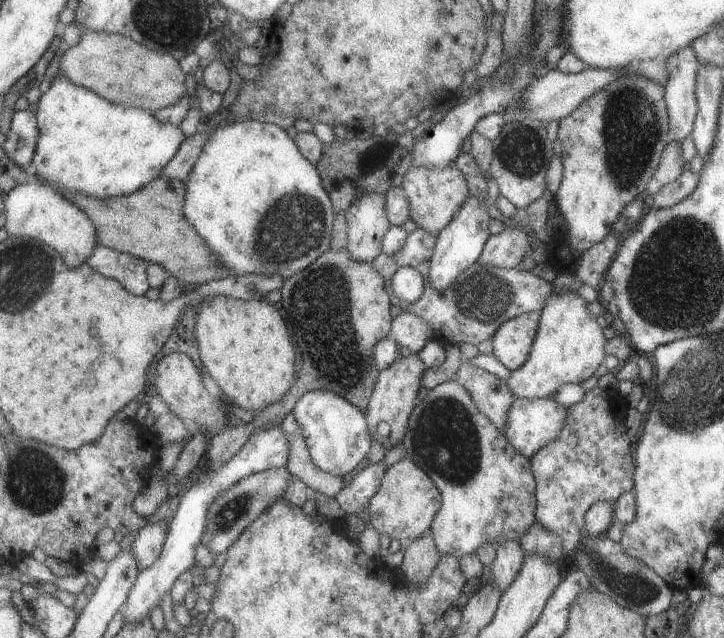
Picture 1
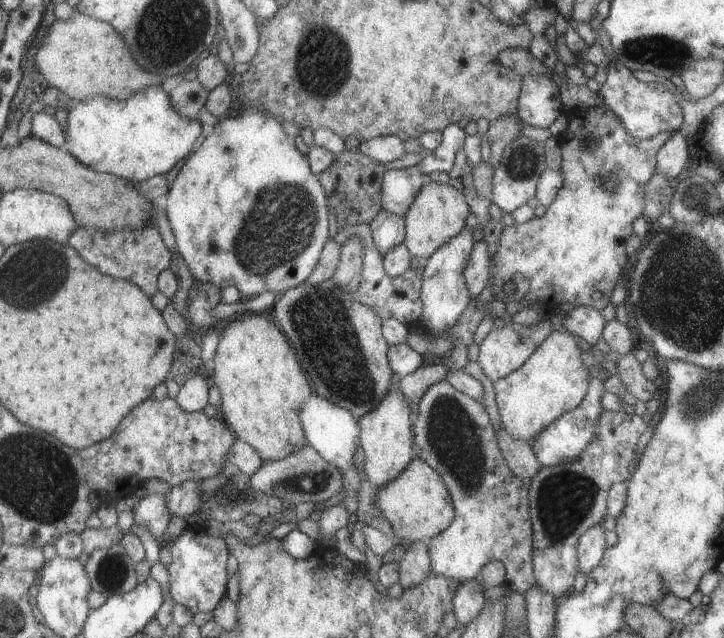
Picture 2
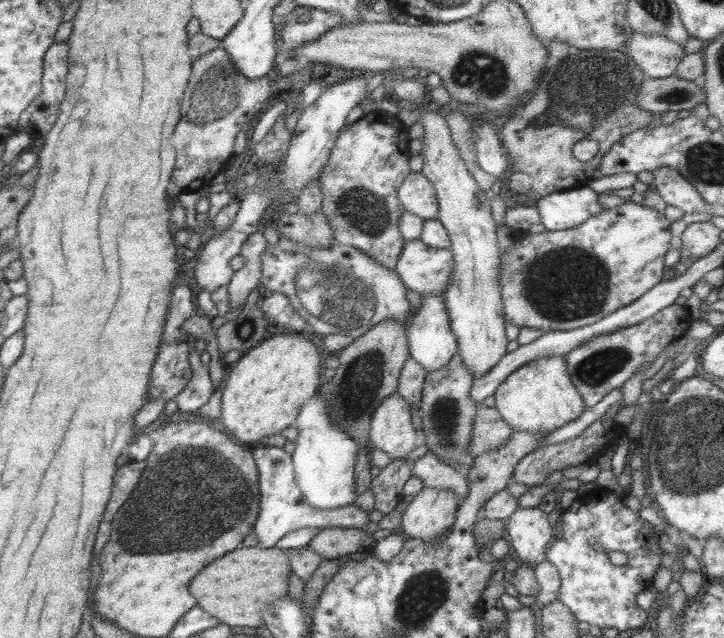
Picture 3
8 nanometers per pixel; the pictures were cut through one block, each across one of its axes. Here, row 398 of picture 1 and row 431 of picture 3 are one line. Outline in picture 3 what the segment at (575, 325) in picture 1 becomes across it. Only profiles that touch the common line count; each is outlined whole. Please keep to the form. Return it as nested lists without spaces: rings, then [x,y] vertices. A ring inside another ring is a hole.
[[[543,356],[517,368],[496,389],[496,408],[500,416],[516,431],[548,431],[576,420],[586,410],[584,399],[571,381],[563,356]]]

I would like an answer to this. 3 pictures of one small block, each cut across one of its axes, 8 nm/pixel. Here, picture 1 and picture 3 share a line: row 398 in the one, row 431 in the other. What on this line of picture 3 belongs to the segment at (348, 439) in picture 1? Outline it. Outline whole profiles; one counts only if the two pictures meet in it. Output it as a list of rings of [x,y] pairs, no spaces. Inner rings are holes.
[[[318,391],[300,409],[294,422],[299,430],[295,450],[291,454],[296,482],[309,504],[319,509],[352,505],[357,498],[355,464],[359,455],[359,444],[342,427],[333,423],[330,413],[329,406]]]

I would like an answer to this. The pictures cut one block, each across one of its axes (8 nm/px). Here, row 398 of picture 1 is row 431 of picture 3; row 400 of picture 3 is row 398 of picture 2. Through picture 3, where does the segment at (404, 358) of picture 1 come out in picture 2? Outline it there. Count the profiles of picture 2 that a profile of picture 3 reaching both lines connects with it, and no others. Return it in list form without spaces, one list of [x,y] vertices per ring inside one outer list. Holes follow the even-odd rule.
[[[394,373],[388,396],[384,396],[384,400],[372,412],[368,412],[359,420],[360,444],[366,453],[364,471],[374,489],[382,488],[396,476],[400,476],[415,457],[413,425],[410,420],[411,408],[404,394],[400,392],[398,386],[400,380],[401,377]]]

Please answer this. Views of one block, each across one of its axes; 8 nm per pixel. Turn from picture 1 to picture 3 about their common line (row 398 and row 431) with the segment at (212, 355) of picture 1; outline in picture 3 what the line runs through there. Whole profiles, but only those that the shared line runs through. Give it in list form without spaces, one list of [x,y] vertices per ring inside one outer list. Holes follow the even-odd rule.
[[[283,333],[266,337],[261,343],[247,350],[229,367],[222,392],[221,418],[219,423],[225,426],[228,434],[244,446],[259,443],[263,436],[272,436],[294,425],[300,409],[317,394],[320,376],[324,369],[324,349],[310,341],[309,335],[301,333]]]

